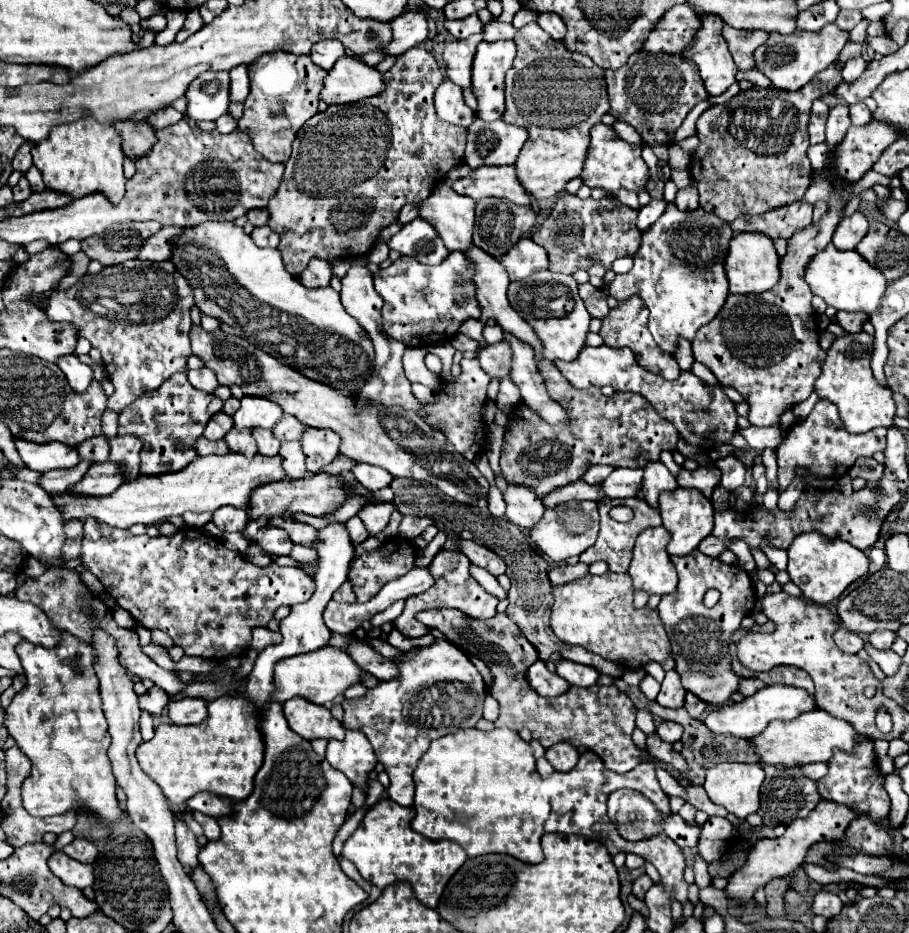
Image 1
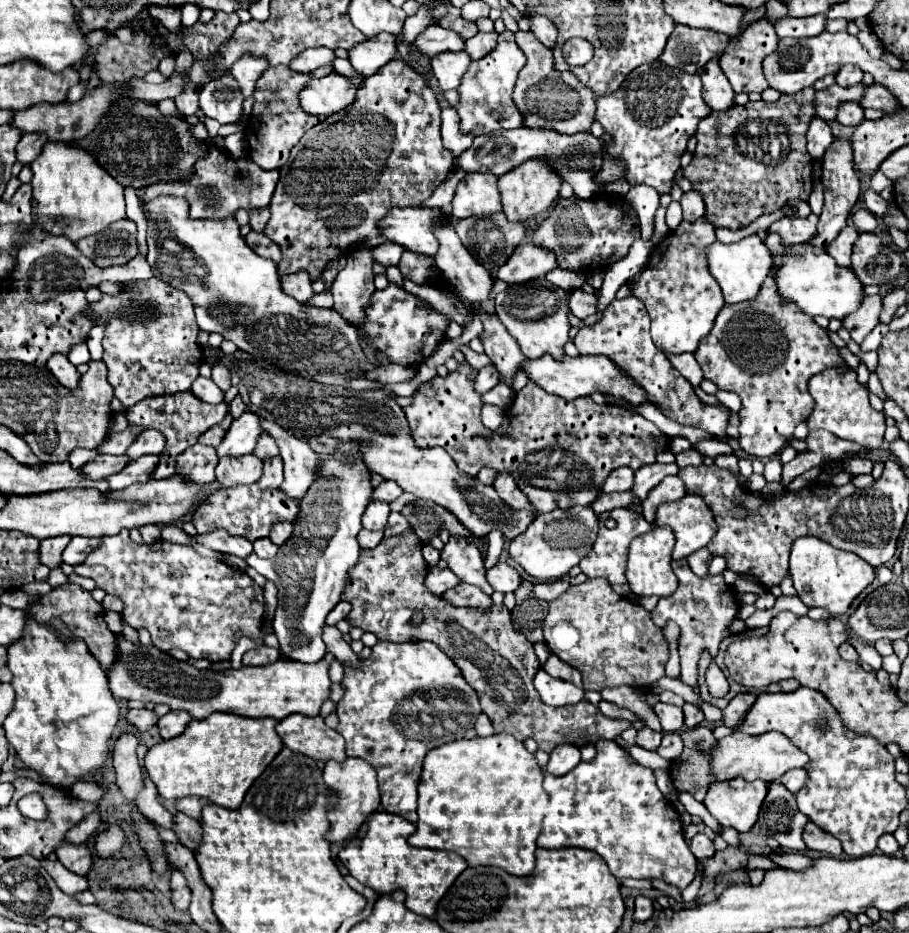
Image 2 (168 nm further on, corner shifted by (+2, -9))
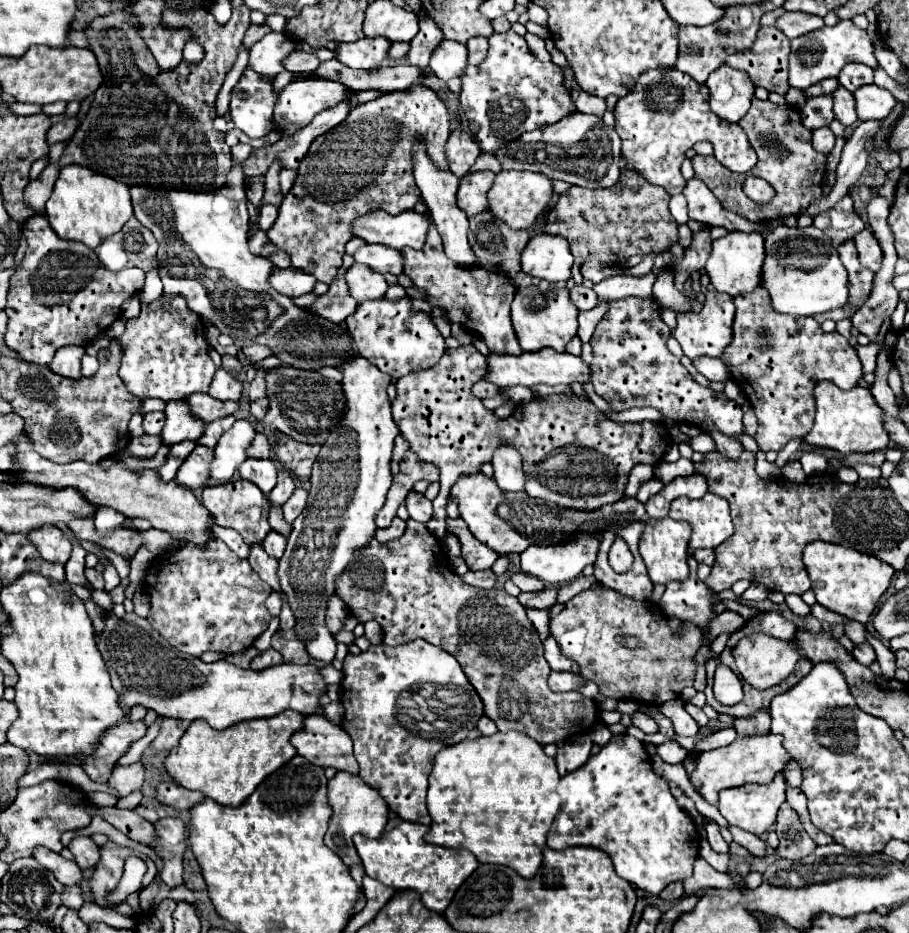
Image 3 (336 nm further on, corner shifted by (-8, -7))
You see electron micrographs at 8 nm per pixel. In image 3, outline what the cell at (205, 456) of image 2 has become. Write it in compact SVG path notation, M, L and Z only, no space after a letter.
M196 445L194 451L188 455L188 459L184 459L184 463L180 465L174 481L188 489L202 489L210 479L208 469L210 469L212 459L214 459L212 449L204 445Z

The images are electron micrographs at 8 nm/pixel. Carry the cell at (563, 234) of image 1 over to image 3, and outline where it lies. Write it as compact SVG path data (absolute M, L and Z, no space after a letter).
M624 171L622 179L608 189L600 191L588 191L582 187L570 187L566 193L562 193L556 201L556 205L548 213L548 221L544 231L548 235L564 237L570 245L570 251L574 257L580 259L598 259L604 263L624 263L632 257L642 257L646 253L662 253L668 249L670 243L678 241L678 223L672 219L668 211L670 195L662 187L652 187L646 179L640 179L634 171Z

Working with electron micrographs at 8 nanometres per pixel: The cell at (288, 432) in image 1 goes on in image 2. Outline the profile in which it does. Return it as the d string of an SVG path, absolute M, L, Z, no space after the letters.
M262 433L262 437L258 437L258 445L254 447L254 455L258 455L258 459L266 459L266 457L276 457L278 455L278 445L274 441L274 437Z

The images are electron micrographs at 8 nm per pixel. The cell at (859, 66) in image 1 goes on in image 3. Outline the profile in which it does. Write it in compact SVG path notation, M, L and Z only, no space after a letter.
M848 63L840 75L838 75L838 81L842 87L846 87L850 93L856 91L856 87L862 87L862 85L870 85L874 83L874 75L872 75L872 67L866 67L862 63Z

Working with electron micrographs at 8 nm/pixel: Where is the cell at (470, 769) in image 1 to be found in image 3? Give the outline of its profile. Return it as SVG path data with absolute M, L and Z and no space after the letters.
M508 731L508 733L494 733L490 737L478 737L474 741L464 739L462 743L456 743L452 747L442 749L436 759L434 759L434 769L430 773L430 787L428 787L428 811L432 817L432 825L430 831L424 835L426 843L432 845L440 845L440 847L452 847L452 849L468 849L470 853L476 855L476 859L480 863L494 863L494 865L506 865L512 867L518 875L522 877L534 877L536 871L542 865L542 851L548 847L548 837L546 835L550 831L550 825L554 823L556 813L560 813L560 796L556 793L556 787L560 781L560 775L556 771L556 761L552 757L548 757L542 751L542 745L536 743L532 737L518 733L518 731Z

